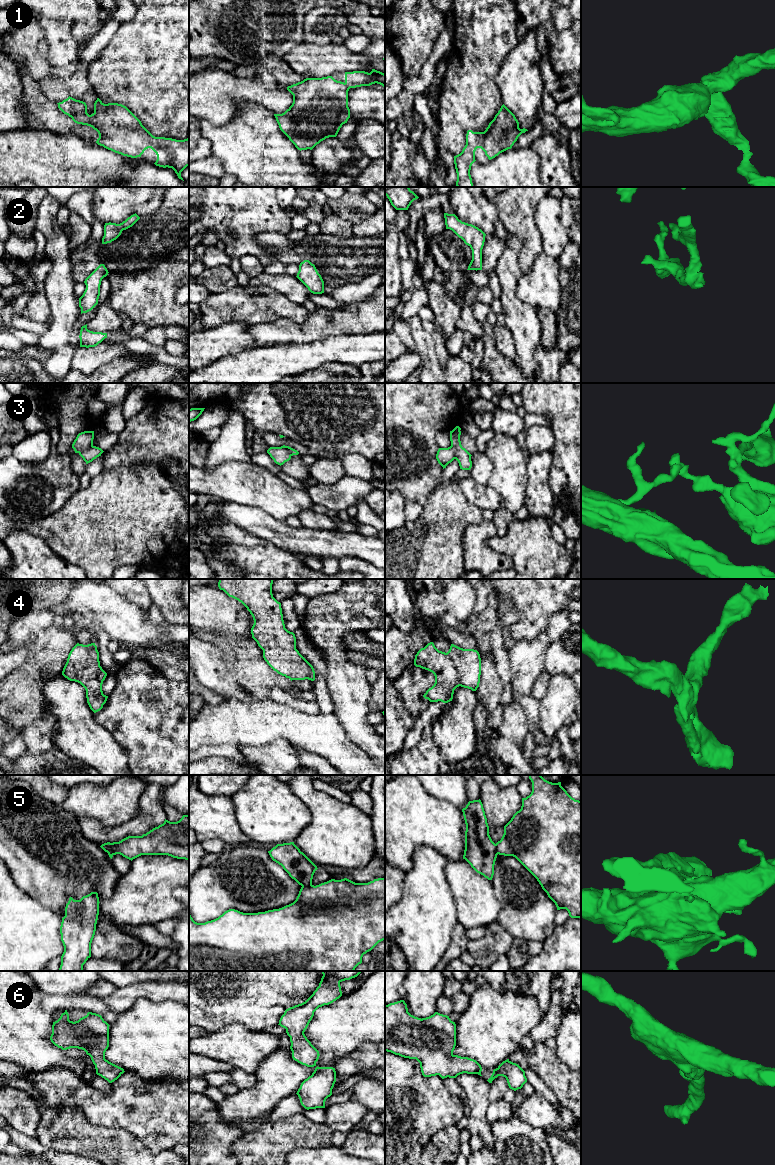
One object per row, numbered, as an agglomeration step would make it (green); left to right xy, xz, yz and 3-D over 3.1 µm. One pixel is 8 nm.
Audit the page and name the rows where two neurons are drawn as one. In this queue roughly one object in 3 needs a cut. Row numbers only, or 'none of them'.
3, 5

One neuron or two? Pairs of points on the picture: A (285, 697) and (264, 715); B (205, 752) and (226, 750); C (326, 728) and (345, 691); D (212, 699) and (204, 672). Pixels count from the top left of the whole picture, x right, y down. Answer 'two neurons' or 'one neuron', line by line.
A: two neurons
B: one neuron
C: two neurons
D: two neurons

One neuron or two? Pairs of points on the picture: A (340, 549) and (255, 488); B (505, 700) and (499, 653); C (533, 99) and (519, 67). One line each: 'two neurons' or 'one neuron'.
A: two neurons
B: one neuron
C: one neuron

